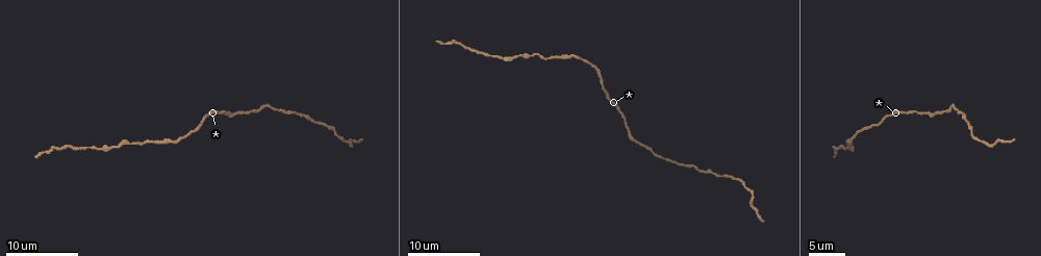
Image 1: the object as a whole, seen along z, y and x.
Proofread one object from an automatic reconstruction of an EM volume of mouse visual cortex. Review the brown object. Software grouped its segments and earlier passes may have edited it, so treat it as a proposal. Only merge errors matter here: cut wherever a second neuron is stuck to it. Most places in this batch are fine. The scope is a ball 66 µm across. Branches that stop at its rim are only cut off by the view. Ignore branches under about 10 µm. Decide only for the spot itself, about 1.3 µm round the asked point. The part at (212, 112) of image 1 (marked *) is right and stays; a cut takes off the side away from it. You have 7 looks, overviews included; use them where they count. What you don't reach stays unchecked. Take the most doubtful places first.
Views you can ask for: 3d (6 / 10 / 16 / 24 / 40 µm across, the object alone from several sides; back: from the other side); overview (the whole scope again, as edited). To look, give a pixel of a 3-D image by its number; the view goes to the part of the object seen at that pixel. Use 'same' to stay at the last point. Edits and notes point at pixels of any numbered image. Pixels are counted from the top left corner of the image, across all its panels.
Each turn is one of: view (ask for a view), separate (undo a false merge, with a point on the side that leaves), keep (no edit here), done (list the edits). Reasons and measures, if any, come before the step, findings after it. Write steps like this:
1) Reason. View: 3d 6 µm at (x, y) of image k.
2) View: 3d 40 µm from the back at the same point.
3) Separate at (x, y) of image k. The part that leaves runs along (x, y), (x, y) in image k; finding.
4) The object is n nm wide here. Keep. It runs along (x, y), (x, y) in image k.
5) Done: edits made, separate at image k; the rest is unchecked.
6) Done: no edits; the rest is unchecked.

Sudden change in width. View: 3d 16 µm at (557, 55) of image 1.

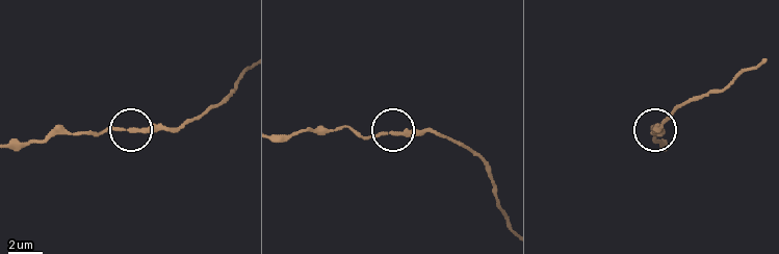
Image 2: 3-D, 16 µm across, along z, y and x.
From behind. View: 3d 16 µm from the back at (398, 135) of image 2.

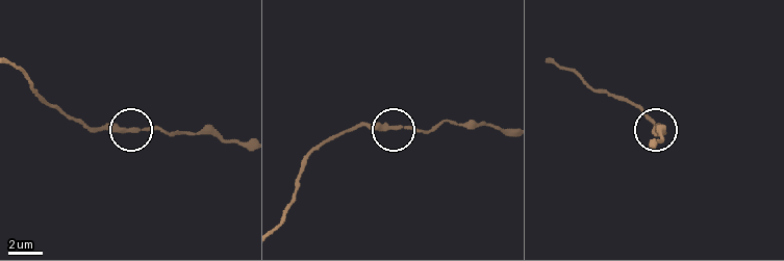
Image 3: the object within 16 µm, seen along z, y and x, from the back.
Keep. It runs along (18, 68), (39, 96), (86, 124), (173, 131) in image 3; all the same neuron.

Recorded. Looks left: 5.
Thin neck. View: 3d 10 µm at (114, 145) of image 1.

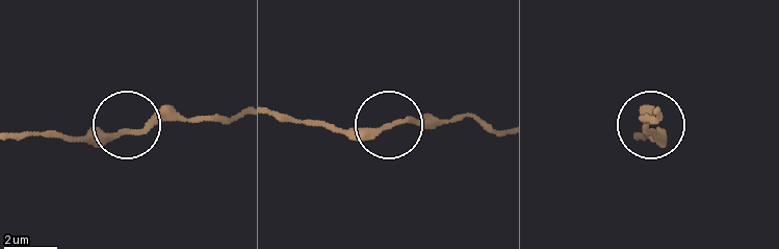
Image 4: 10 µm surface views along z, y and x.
Keep. It runs along (240, 115), (153, 122), (106, 135), (48, 135) in image 4; all the same neuron.

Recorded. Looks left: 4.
Thin neck. View: 3d 10 µm at (960, 112) of image 1.

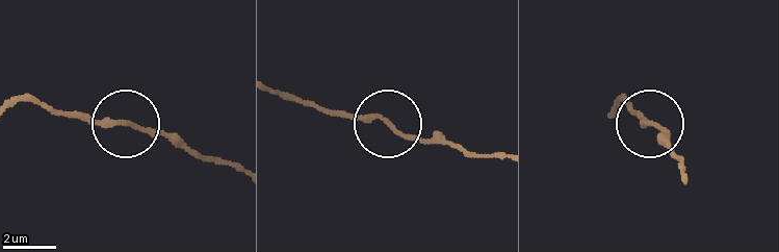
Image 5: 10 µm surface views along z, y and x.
View: 3d 10 µm from the back at (657, 126) of image 5.

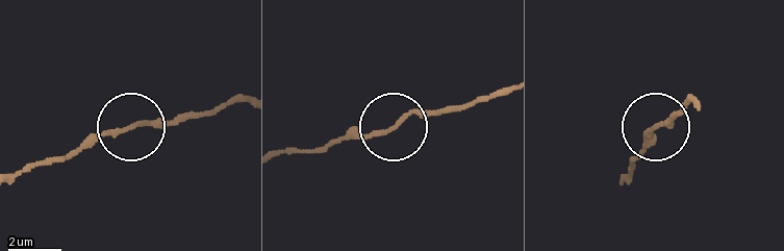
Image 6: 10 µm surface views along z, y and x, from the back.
The object is 160 nm wide here. Keep. It runs along (239, 99), (159, 126), (99, 132), (68, 152) in image 6; continuous, no second neuron.

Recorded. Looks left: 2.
Done: no edits; the rest is unchecked.

